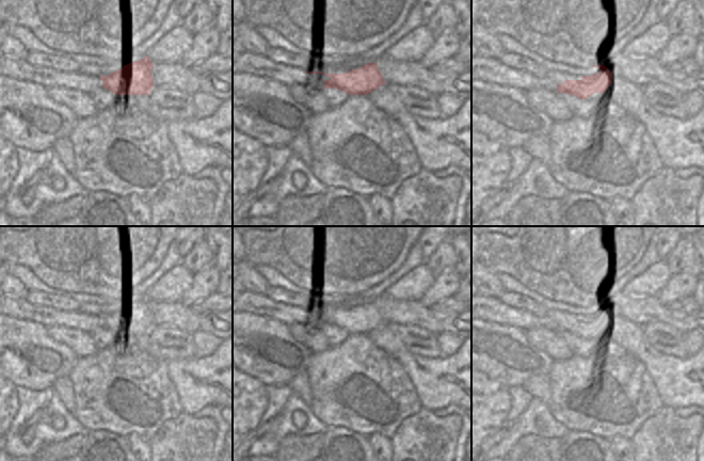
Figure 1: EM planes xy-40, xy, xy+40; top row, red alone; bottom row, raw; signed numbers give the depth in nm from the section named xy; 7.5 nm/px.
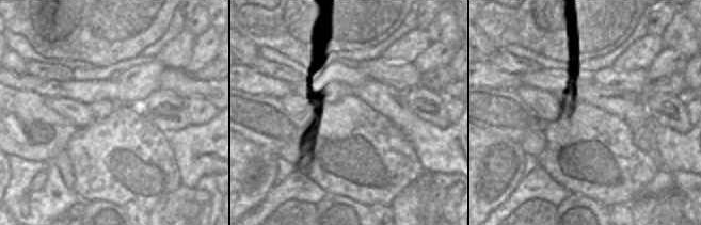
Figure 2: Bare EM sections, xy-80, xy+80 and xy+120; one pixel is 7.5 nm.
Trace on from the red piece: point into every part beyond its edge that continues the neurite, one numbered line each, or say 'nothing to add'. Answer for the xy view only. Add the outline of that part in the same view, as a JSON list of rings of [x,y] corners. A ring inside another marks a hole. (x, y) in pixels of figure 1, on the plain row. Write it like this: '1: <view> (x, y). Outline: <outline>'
nothing to add

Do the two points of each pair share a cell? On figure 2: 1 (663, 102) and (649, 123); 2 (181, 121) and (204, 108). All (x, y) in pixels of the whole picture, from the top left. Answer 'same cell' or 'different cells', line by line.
1: different cells
2: different cells

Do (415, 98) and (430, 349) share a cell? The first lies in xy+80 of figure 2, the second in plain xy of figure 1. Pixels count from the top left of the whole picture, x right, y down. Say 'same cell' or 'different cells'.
same cell

